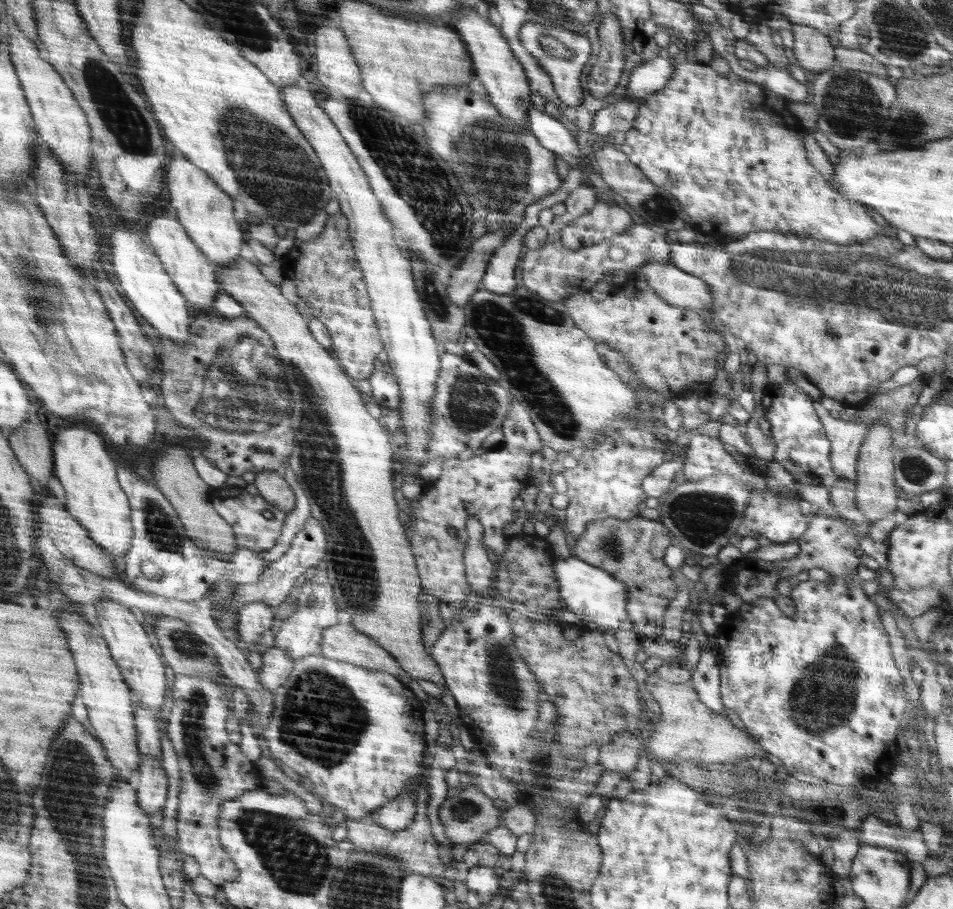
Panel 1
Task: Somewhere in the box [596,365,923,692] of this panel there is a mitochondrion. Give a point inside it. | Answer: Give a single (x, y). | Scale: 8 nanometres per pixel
(700, 516)

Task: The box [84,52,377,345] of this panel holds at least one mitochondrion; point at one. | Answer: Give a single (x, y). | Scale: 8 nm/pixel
(287, 186)

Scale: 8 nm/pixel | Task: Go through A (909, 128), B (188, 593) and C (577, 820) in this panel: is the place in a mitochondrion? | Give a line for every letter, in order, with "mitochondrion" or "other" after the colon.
A: mitochondrion
B: other
C: other

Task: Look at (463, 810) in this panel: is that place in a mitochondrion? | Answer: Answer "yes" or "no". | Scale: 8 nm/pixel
yes

